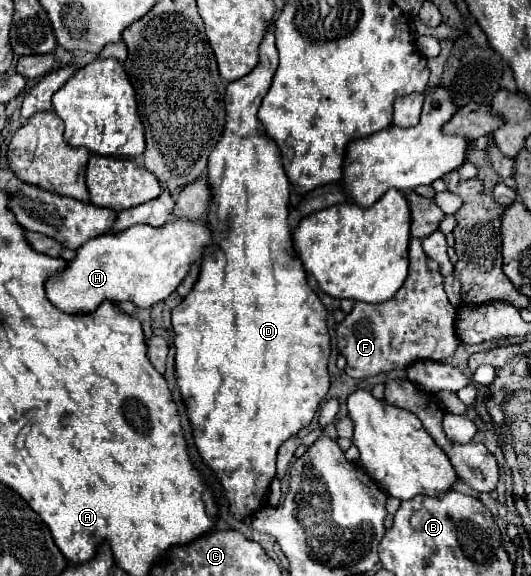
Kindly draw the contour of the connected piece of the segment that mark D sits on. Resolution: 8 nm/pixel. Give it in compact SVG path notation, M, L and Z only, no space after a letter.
M270 26L270 30L264 36L264 42L260 44L260 62L258 66L246 74L240 80L234 80L226 86L226 96L224 96L224 104L226 104L226 126L222 132L220 142L216 144L216 148L210 152L208 156L208 188L212 192L212 202L210 202L210 210L206 216L206 222L212 230L212 244L204 250L202 256L202 264L200 264L200 274L198 280L192 288L192 292L172 310L172 328L174 328L174 346L176 346L176 380L178 380L178 388L182 392L182 398L188 406L188 416L192 422L192 430L194 430L194 440L196 440L196 448L200 452L200 456L204 458L204 462L216 472L216 476L222 482L224 494L230 502L230 512L242 520L248 514L254 514L258 508L262 508L262 502L266 500L268 494L268 486L270 480L276 476L276 452L280 448L282 442L286 442L290 436L298 434L302 428L306 428L320 402L324 400L328 388L330 388L330 376L326 370L328 364L328 356L330 356L330 334L326 328L326 308L322 306L320 298L312 292L312 288L306 282L306 272L304 266L300 262L300 258L294 252L292 246L292 232L288 228L288 200L290 200L290 182L280 166L280 152L278 148L274 148L274 142L264 134L260 120L256 118L256 112L262 104L262 98L266 96L274 72L278 68L278 50L274 44L274 26Z

